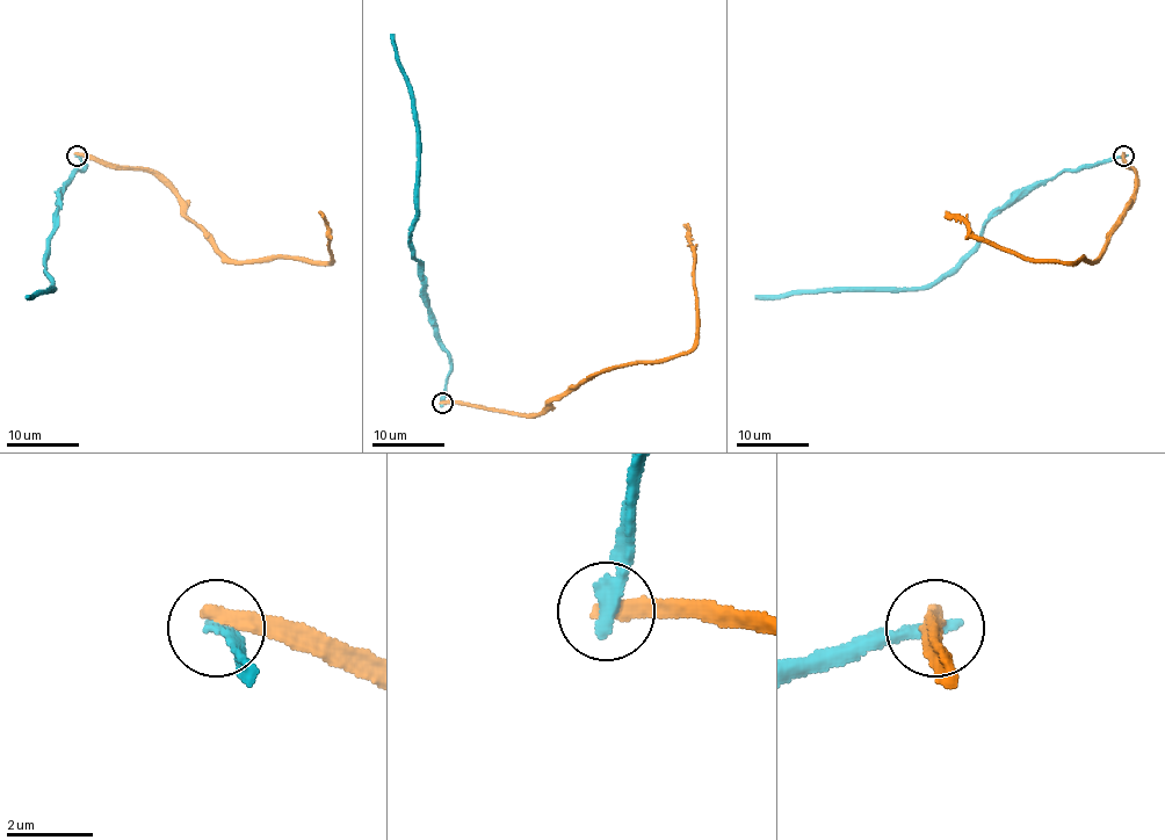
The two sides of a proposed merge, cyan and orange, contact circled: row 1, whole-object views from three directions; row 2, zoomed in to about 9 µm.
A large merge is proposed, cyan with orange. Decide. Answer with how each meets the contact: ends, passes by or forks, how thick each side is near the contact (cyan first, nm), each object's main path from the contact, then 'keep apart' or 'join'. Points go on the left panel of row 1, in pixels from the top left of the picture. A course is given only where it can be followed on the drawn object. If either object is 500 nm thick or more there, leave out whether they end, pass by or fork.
cyan ends there; orange ends there; 360 nm thick on the cyan side, 440 nm on the other; cyan runs (77, 156), (85, 168), (77, 169), (63, 188), (46, 259), (52, 288), (24, 298); orange runs (77, 156), (147, 168), (229, 259), (331, 260), (328, 226), (318, 211); keep apart

